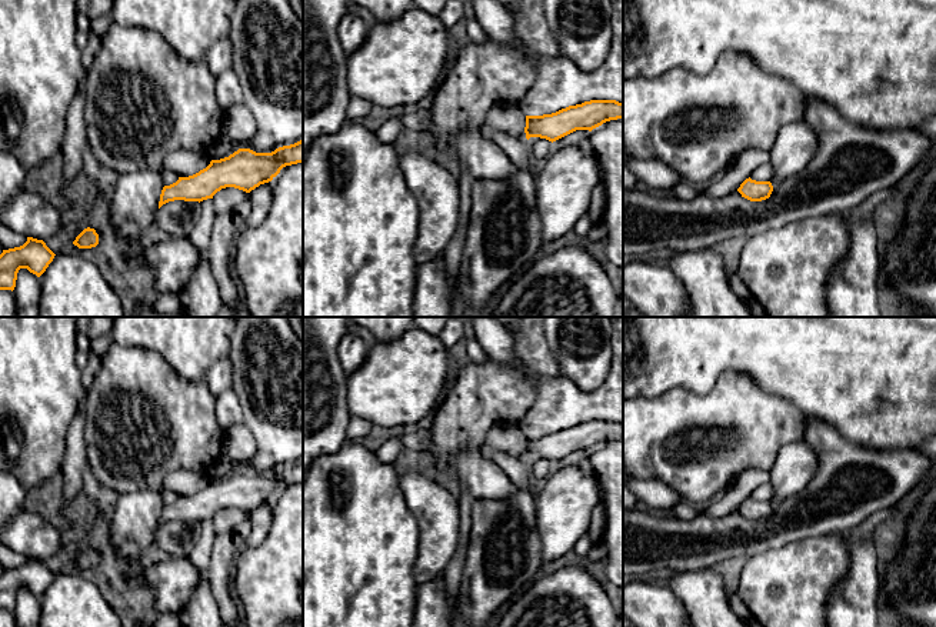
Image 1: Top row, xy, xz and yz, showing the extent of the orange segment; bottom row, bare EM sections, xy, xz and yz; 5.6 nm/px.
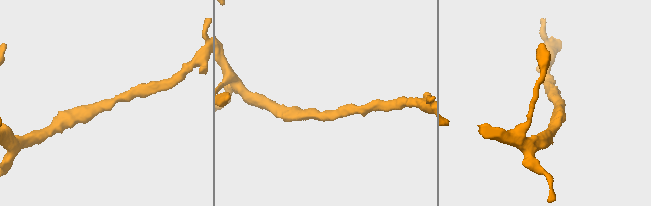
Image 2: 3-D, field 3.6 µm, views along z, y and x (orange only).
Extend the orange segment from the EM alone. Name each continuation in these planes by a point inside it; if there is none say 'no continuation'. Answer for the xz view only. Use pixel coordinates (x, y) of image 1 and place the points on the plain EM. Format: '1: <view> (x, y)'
no continuation

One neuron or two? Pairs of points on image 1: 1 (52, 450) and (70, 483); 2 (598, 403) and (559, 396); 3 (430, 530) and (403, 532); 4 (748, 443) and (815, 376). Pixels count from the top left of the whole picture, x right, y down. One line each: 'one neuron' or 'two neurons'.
1: two neurons
2: one neuron
3: two neurons
4: two neurons

